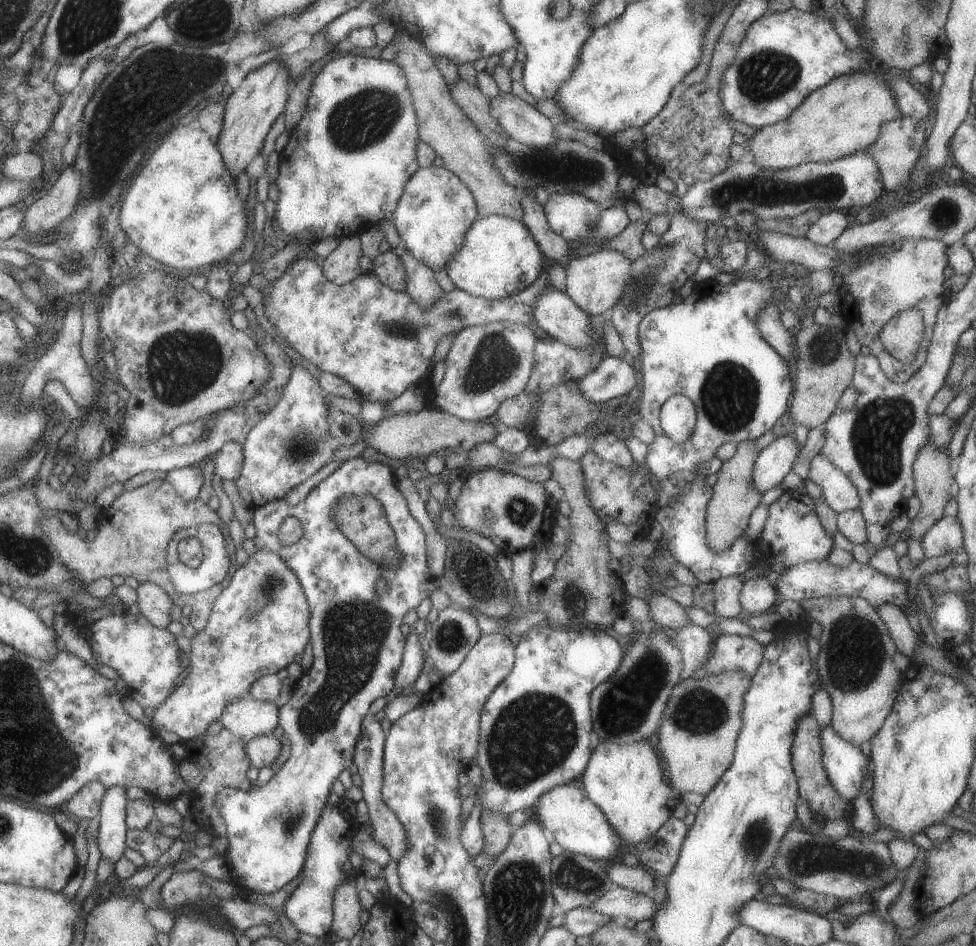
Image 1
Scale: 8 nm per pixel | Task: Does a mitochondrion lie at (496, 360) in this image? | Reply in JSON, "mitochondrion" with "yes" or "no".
{"mitochondrion":"yes"}

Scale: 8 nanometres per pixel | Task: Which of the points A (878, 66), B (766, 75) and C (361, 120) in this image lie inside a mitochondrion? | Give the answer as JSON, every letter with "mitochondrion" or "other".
{"A":"other","B":"mitochondrion","C":"mitochondrion"}

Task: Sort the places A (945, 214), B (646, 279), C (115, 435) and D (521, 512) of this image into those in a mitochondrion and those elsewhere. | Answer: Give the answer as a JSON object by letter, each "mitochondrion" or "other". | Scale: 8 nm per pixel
{"A":"mitochondrion","B":"mitochondrion","C":"other","D":"mitochondrion"}

